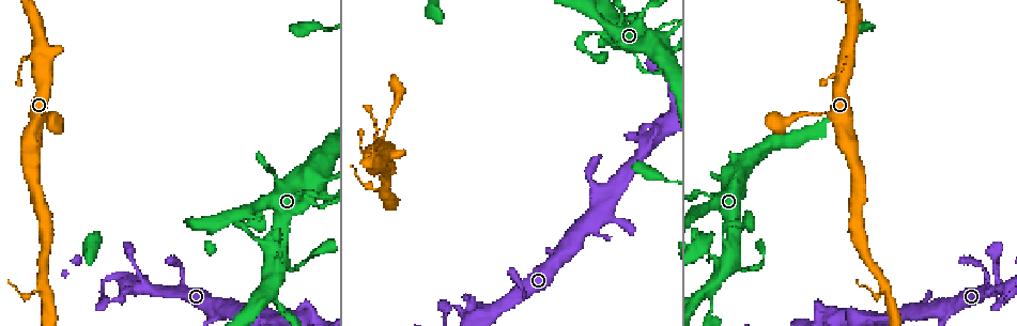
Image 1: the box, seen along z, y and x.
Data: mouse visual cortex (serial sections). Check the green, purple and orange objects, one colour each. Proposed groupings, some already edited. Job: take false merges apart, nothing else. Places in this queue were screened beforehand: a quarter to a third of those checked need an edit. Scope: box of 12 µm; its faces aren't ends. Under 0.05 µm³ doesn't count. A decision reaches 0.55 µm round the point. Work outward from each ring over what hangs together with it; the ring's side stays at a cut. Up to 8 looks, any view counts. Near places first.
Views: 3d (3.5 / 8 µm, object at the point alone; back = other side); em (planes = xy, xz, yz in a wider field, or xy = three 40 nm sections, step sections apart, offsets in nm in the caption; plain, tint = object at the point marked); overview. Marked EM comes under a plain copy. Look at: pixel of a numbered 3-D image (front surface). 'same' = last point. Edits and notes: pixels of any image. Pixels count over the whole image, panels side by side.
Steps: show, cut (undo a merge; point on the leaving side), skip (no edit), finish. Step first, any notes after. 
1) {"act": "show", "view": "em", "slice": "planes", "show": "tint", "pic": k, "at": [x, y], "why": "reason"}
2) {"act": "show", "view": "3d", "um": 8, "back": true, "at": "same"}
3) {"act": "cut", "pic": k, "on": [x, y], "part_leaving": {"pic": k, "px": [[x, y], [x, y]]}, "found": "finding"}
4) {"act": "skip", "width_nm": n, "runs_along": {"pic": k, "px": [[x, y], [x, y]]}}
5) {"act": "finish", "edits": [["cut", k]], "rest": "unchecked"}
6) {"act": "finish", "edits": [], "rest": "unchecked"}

{"act": "show", "view": "3d", "um": 3.5, "pic": 1, "at": [451, 309], "why": "closes a loop"}

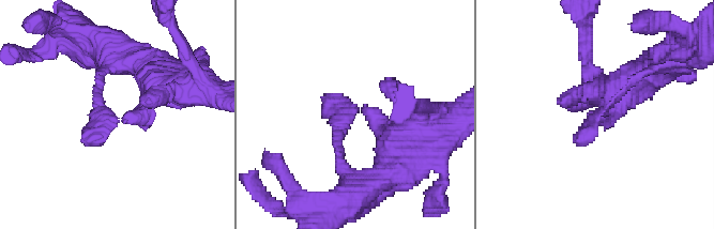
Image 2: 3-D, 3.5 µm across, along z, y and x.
{"act": "show", "view": "em", "slice": "xy", "step": 5, "show": "tint", "pic": 2, "at": [355, 109]}

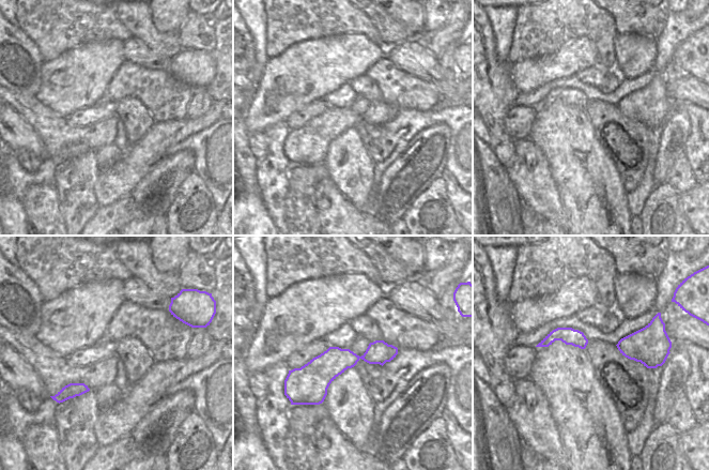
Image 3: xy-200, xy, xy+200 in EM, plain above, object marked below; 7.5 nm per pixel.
{"act": "skip", "width_nm": 220, "runs_along": {"pic": 2, "px": [[167, 87], [85, 139]]}, "found": "continuous, no second cell"}

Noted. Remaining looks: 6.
{"act": "show", "view": "3d", "um": 8, "pic": 1, "at": [736, 267], "why": "two arms in line, one across"}

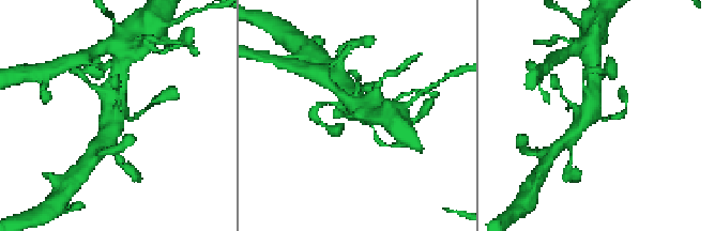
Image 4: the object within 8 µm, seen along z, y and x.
{"act": "show", "view": "em", "slice": "xy", "step": 1, "show": "tint", "pic": 4, "at": [125, 113]}

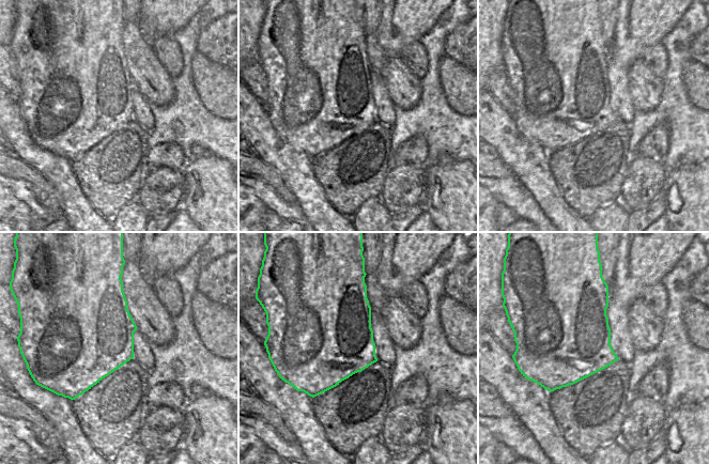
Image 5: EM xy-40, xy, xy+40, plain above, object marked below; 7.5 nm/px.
{"act": "skip", "runs_along": {"pic": 4, "px": [[594, 82], [588, 116], [571, 137]]}, "found": "continuous, no second cell"}

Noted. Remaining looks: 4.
{"act": "show", "view": "em", "slice": "xy", "step": 5, "show": "tint", "pic": 1, "at": [318, 189], "why": "thick turns thin"}

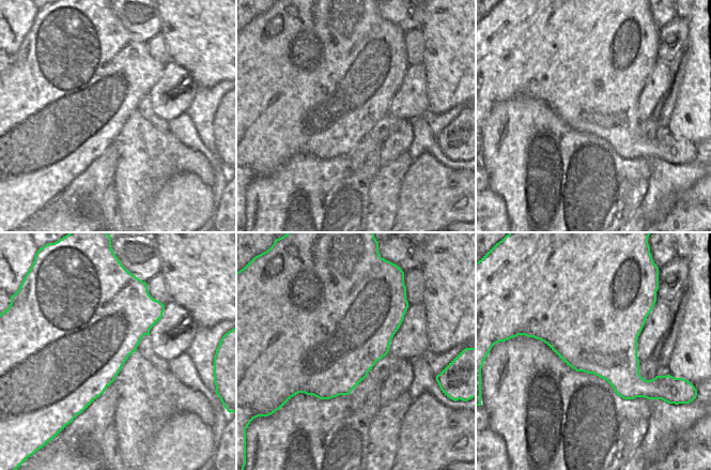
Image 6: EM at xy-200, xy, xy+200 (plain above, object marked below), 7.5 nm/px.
{"act": "show", "view": "3d", "um": 3.5, "at": "same"}

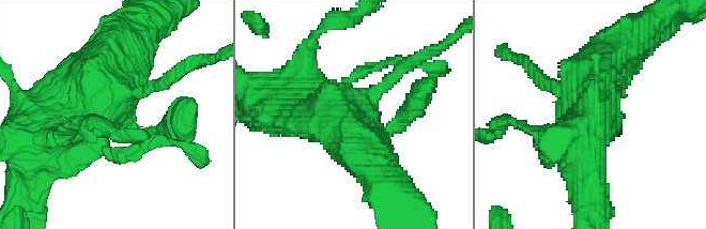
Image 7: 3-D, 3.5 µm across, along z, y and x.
{"act": "skip", "runs_along": {"pic": 7, "px": [[40, 142], [95, 106], [118, 44]]}, "found": "one cell here"}

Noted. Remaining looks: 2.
{"act": "finish", "edits": [], "rest": "unchecked"}

